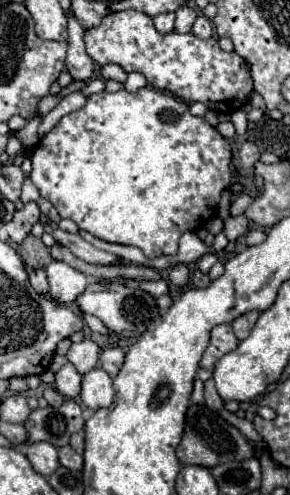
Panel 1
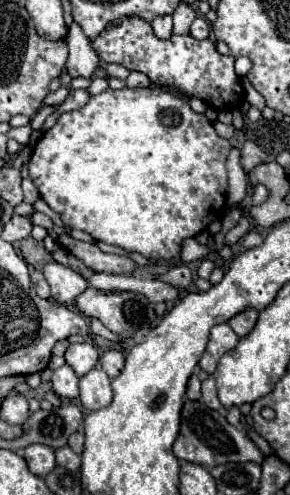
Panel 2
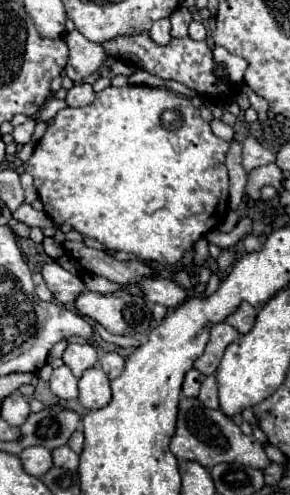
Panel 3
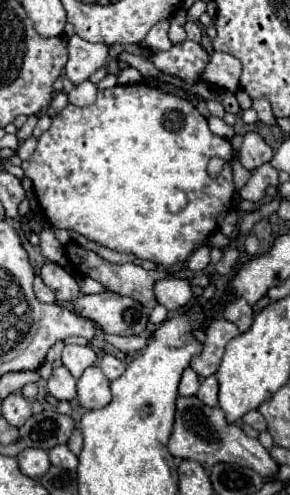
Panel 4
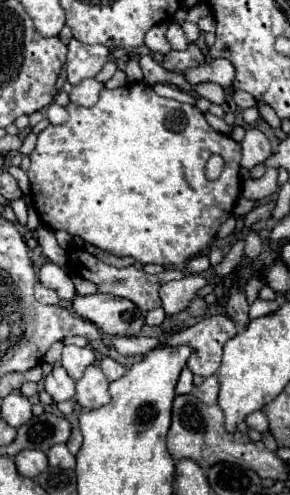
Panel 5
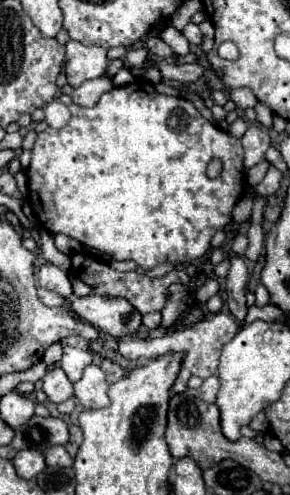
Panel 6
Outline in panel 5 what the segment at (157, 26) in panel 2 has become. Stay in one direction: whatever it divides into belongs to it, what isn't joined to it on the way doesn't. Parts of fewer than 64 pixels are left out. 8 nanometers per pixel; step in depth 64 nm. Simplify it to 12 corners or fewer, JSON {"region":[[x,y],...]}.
{"region":[[160,22],[146,32],[146,46],[166,54],[172,46],[166,40],[168,22]]}

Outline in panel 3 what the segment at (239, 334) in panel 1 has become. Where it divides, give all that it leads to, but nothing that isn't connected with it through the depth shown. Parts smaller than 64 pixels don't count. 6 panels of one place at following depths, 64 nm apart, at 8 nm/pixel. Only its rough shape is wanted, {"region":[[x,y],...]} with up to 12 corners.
{"region":[[250,304],[226,318],[240,334],[252,330],[256,322],[256,308]]}

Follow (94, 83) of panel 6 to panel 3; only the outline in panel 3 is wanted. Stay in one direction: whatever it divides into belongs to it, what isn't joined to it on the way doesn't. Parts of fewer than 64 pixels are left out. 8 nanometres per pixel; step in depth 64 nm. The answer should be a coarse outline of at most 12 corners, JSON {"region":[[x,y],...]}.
{"region":[[90,84],[68,90],[66,106],[88,106],[96,98]]}

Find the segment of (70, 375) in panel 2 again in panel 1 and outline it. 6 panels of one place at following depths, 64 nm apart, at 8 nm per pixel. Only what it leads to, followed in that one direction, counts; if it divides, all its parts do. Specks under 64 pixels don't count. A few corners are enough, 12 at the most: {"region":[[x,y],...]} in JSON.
{"region":[[70,362],[56,372],[62,396],[80,394],[82,376]]}

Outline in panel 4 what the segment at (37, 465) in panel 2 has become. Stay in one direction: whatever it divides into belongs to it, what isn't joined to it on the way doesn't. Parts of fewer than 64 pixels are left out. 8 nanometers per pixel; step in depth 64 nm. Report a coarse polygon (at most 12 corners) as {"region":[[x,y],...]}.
{"region":[[26,448],[16,458],[20,470],[40,478],[50,468],[48,452]]}

